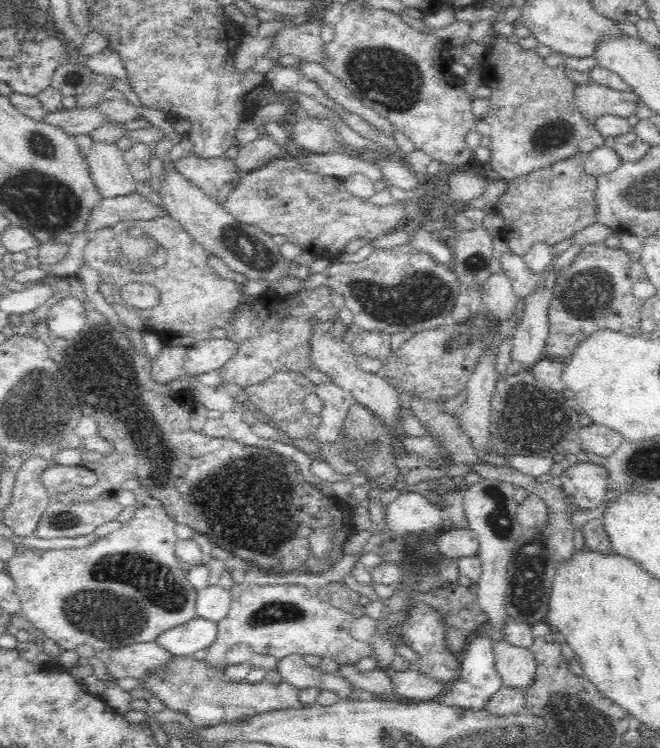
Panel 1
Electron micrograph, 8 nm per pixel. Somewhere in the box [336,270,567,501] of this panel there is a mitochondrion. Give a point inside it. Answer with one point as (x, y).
(419, 299)

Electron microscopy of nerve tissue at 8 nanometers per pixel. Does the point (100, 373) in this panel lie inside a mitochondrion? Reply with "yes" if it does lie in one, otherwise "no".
yes

